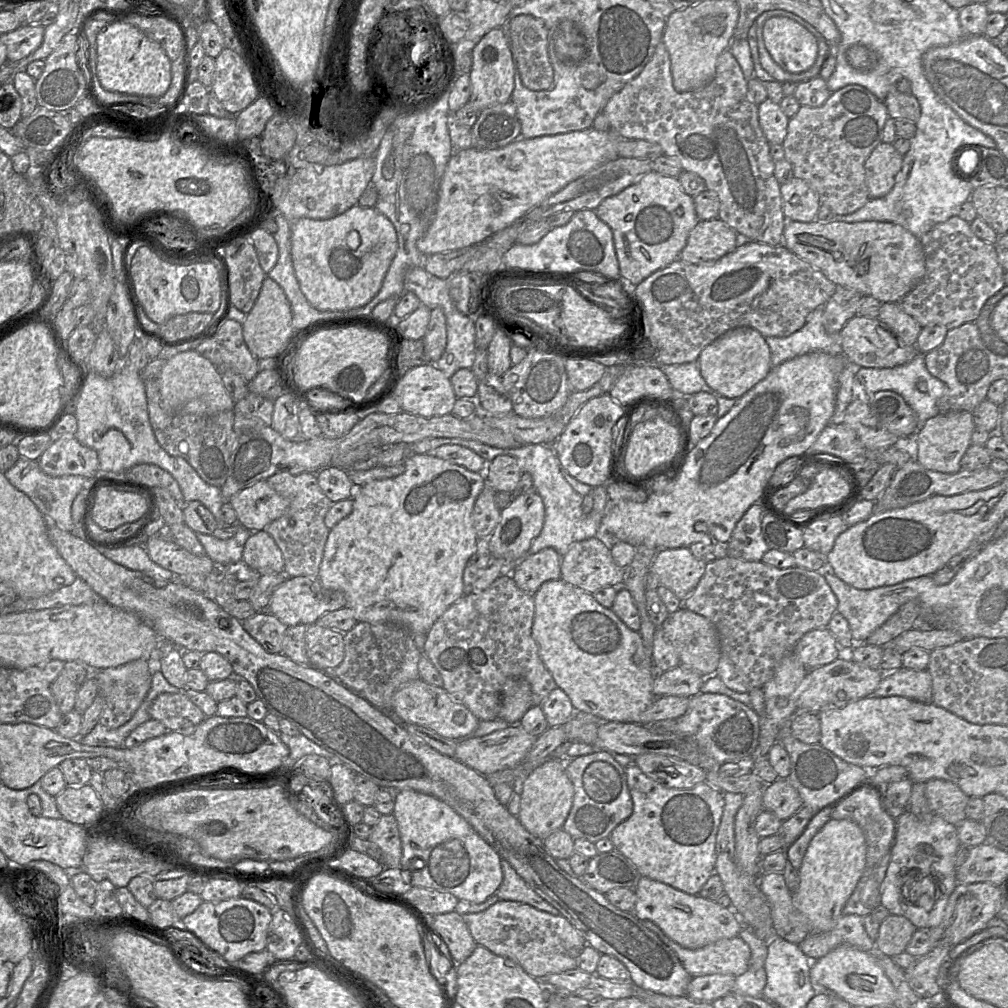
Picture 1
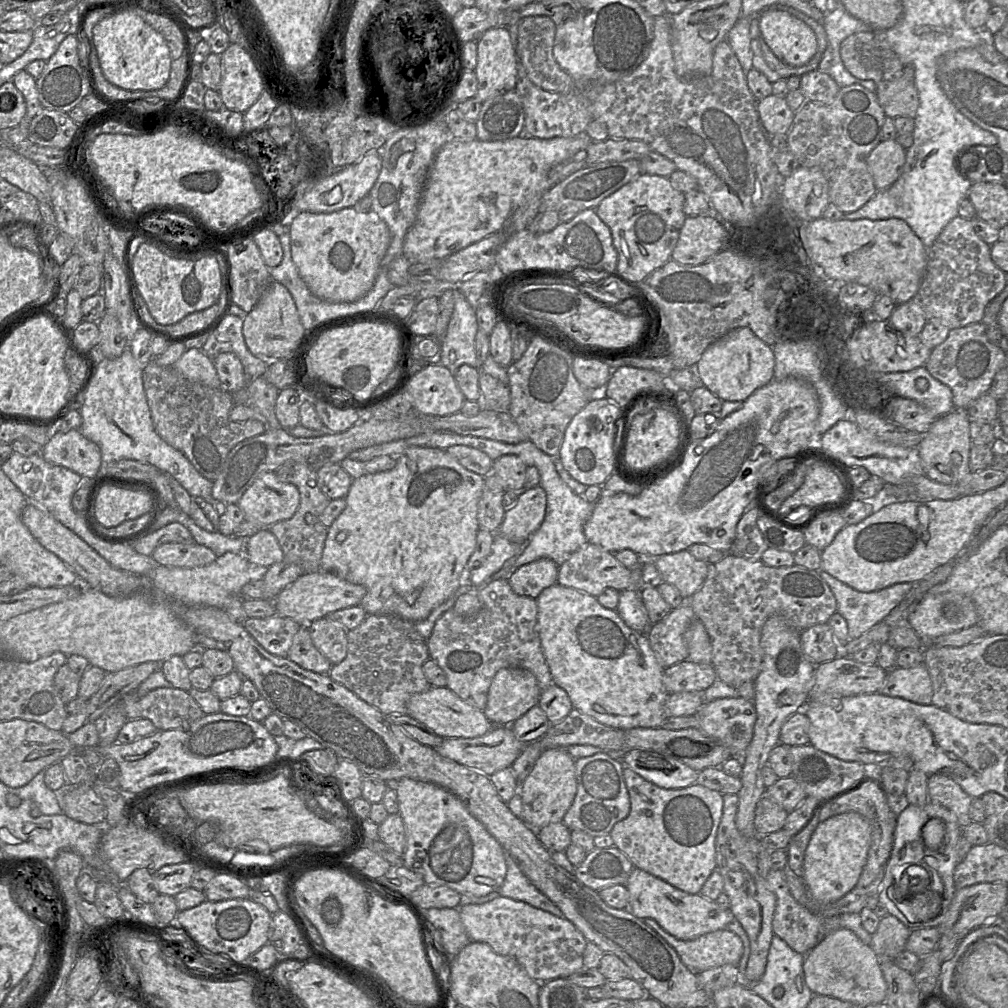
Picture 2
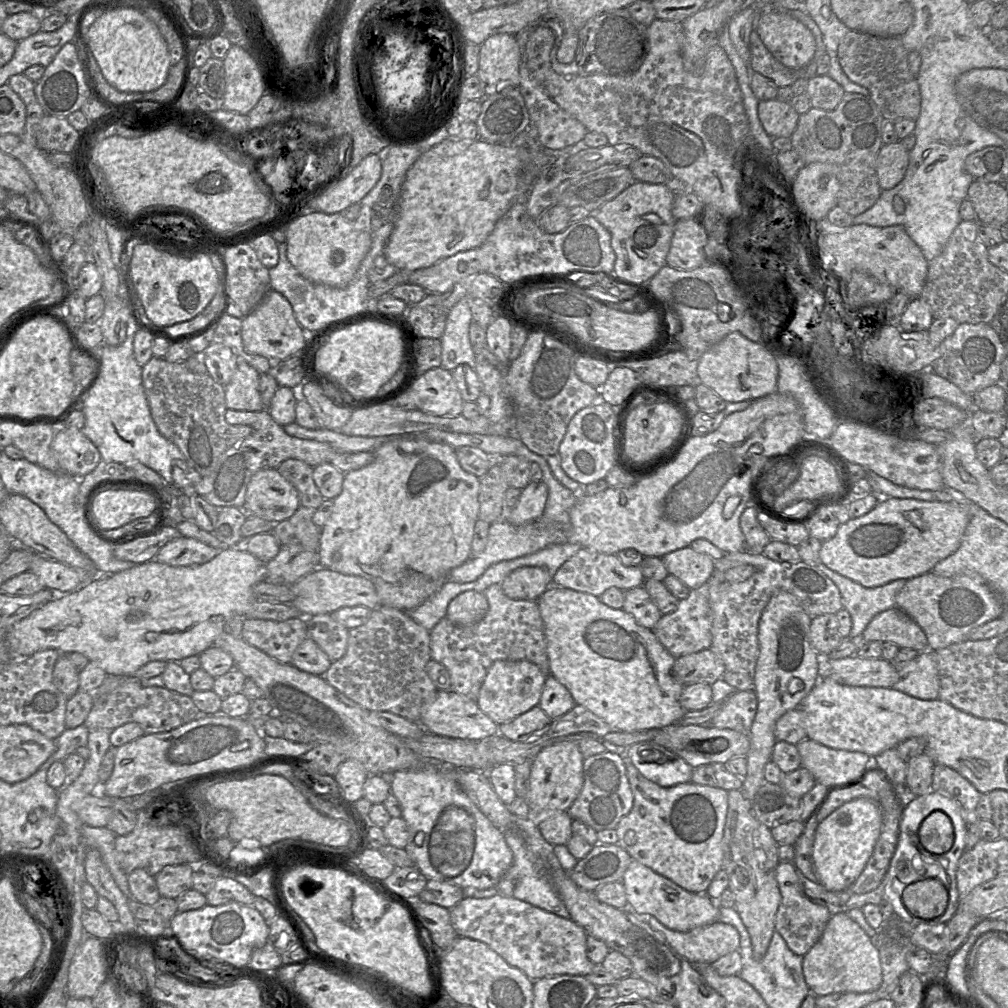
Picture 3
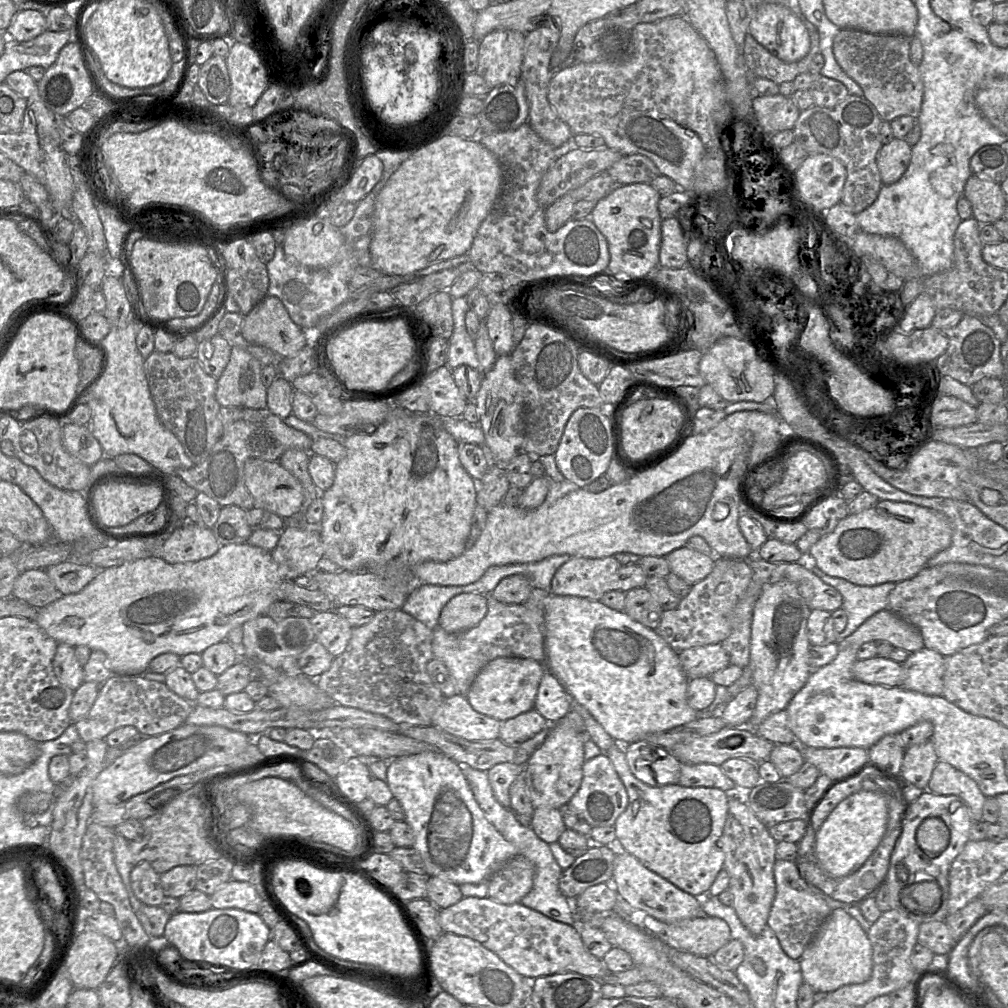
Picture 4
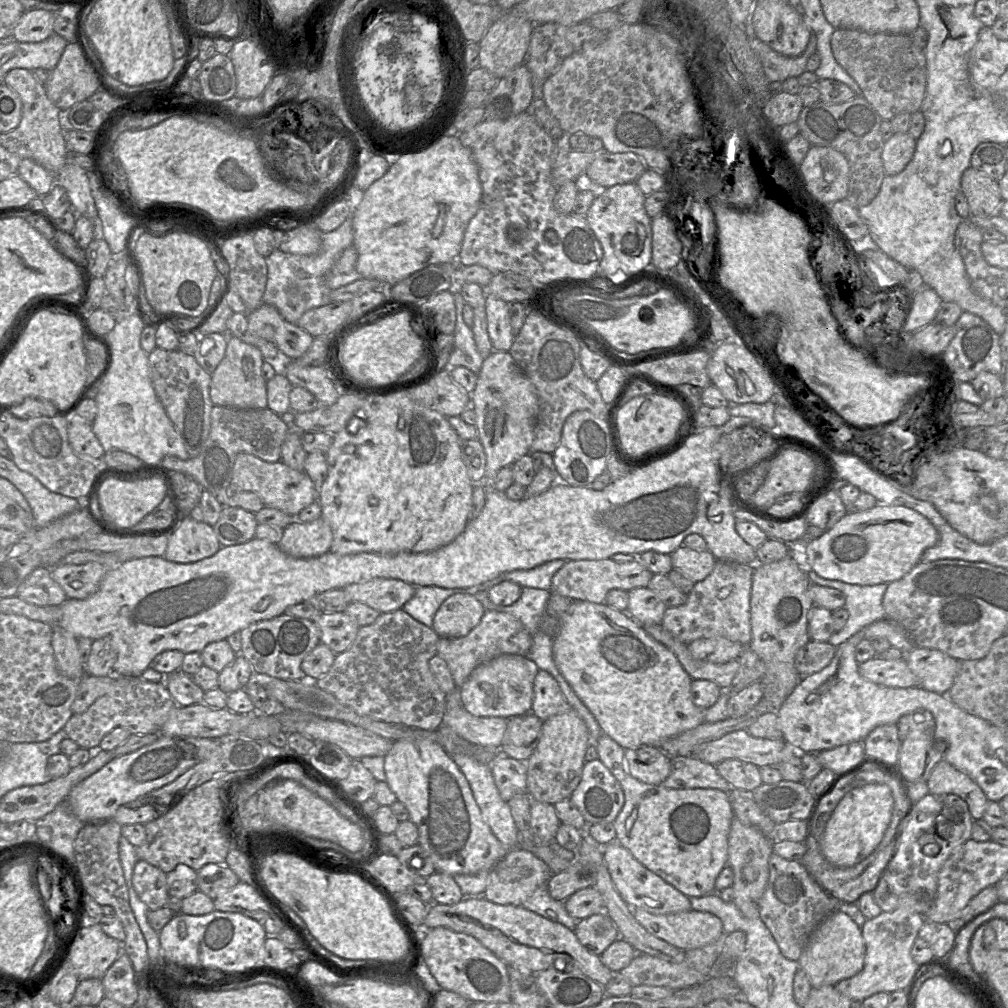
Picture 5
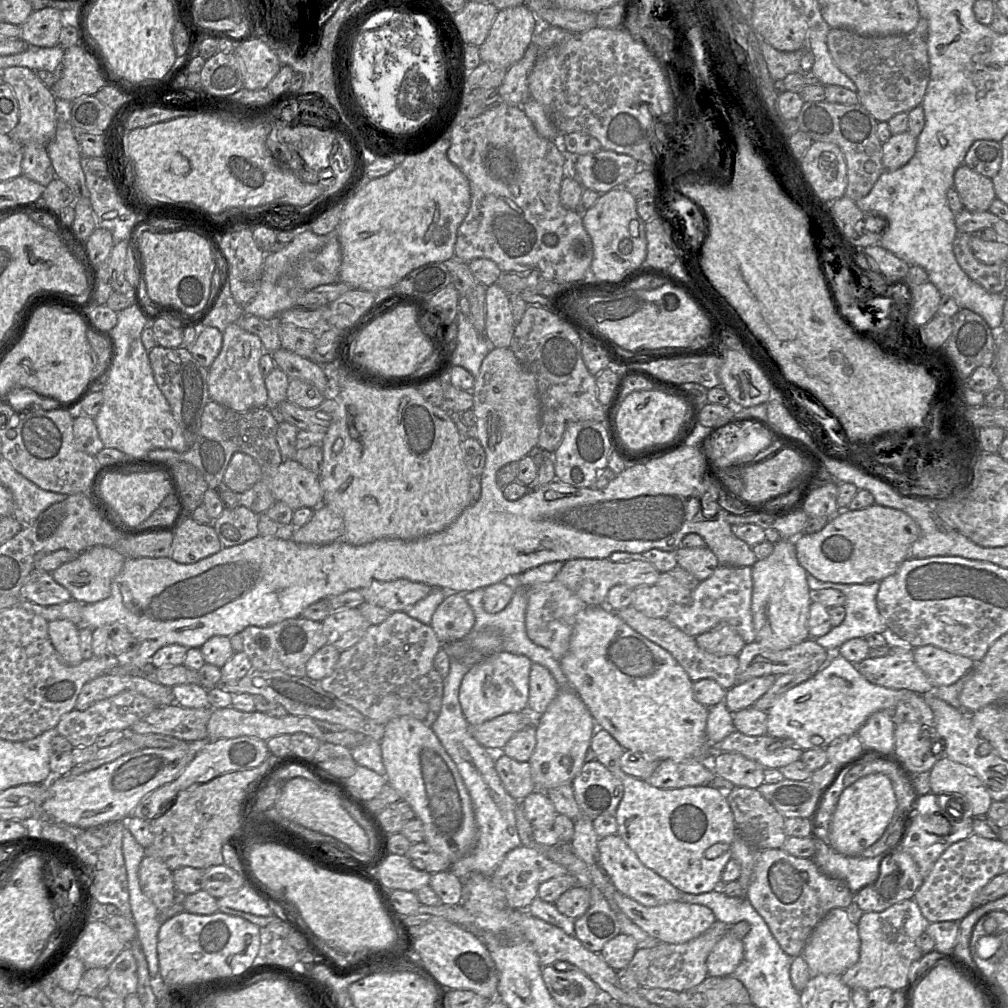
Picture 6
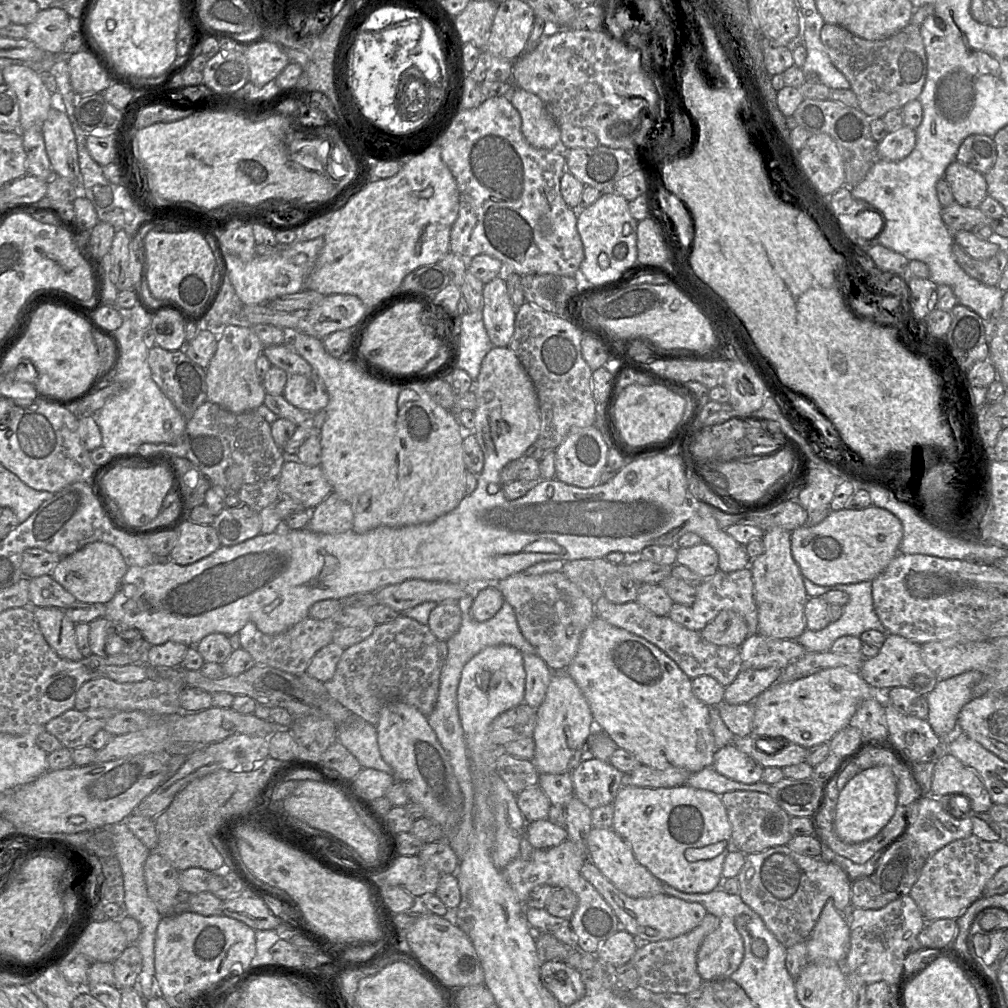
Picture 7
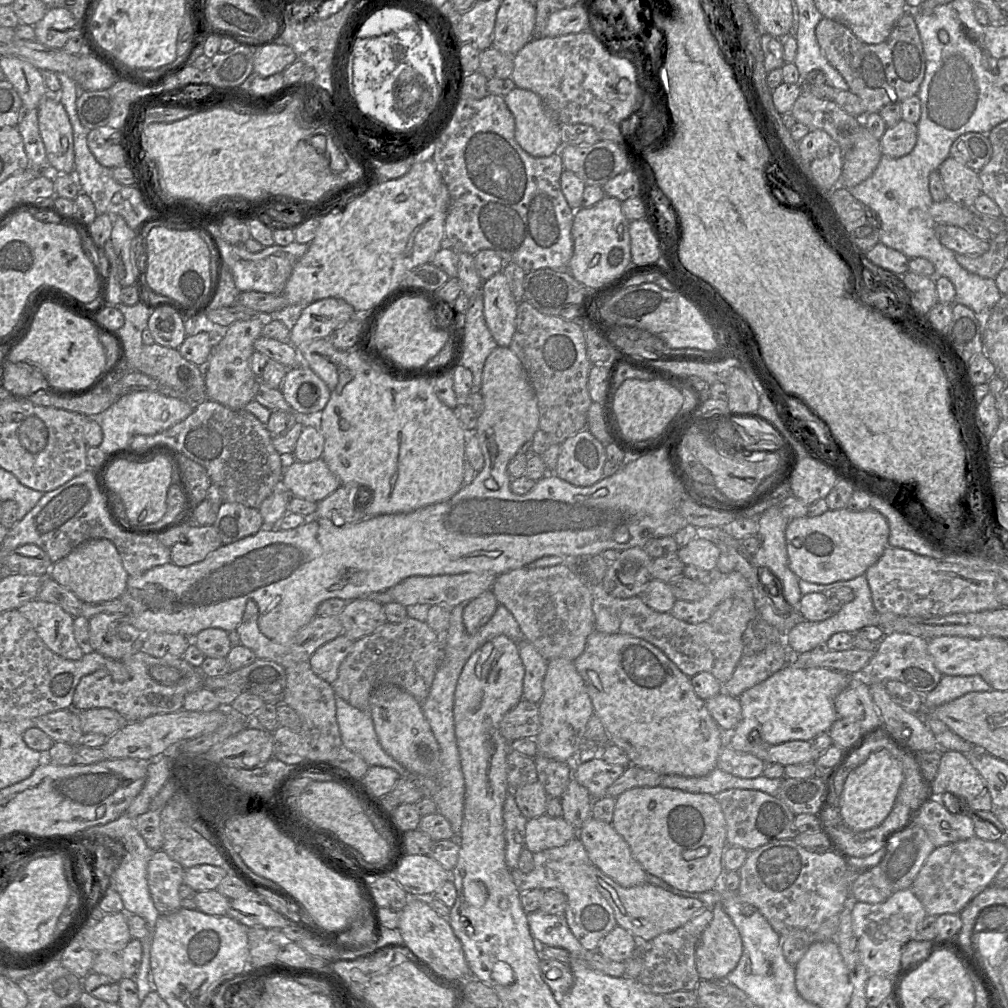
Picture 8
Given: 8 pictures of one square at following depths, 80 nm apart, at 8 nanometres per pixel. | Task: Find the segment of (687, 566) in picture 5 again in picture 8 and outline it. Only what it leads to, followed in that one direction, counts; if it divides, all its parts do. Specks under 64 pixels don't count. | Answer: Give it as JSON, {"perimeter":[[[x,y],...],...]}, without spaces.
{"perimeter":[[[698,536],[687,545],[679,547],[677,555],[685,565],[694,565],[704,570],[717,567],[720,548],[705,536]]]}

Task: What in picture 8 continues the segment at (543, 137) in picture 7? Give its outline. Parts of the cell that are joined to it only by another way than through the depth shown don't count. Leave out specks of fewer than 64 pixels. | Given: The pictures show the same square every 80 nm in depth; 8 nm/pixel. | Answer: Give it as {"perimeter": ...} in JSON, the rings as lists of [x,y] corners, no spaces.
{"perimeter":[[[515,87],[504,96],[515,121],[515,140],[535,158],[549,157],[561,145],[560,123],[549,113],[539,95]]]}

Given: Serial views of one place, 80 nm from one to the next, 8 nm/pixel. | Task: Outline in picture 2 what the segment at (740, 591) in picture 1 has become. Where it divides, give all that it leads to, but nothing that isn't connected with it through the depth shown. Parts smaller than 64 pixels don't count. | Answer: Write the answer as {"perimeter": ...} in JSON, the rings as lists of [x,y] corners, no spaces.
{"perimeter":[[[726,553],[719,562],[708,564],[708,575],[702,587],[690,598],[690,604],[710,636],[712,665],[717,678],[735,689],[745,682],[754,682],[761,671],[761,630],[768,618],[780,615],[791,626],[803,631],[816,624],[827,623],[837,612],[836,598],[819,571],[796,564],[789,567],[771,567],[762,560],[751,561],[731,553]]]}

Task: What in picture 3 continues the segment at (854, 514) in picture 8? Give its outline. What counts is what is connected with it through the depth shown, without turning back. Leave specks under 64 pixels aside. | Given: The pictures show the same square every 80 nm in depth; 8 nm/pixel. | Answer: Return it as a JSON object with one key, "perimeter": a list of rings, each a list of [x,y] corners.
{"perimeter":[[[879,497],[879,503],[867,514],[850,519],[835,536],[822,542],[820,561],[829,569],[867,588],[885,585],[897,579],[909,580],[929,573],[937,563],[955,553],[962,542],[969,515],[958,501],[926,502],[915,499]]]}

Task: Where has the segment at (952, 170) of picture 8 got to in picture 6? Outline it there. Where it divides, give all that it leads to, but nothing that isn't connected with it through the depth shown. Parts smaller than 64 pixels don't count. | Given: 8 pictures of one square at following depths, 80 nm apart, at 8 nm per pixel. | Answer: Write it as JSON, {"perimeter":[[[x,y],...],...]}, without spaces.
{"perimeter":[[[963,164],[954,173],[954,185],[964,208],[973,212],[988,211],[996,198],[993,182]]]}

